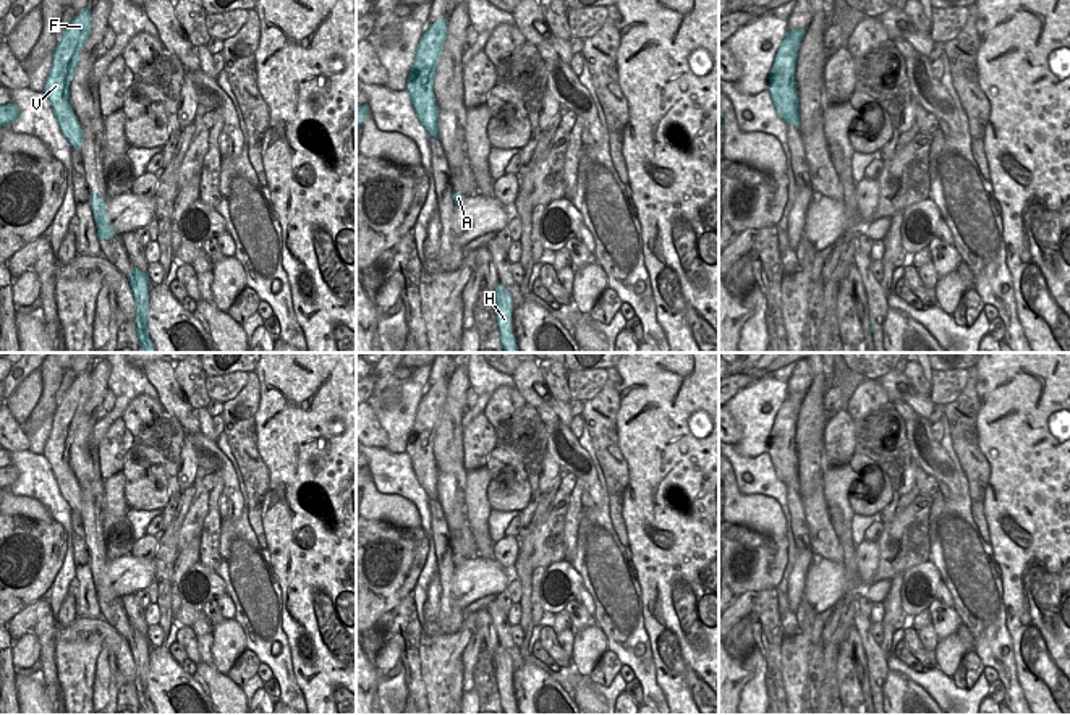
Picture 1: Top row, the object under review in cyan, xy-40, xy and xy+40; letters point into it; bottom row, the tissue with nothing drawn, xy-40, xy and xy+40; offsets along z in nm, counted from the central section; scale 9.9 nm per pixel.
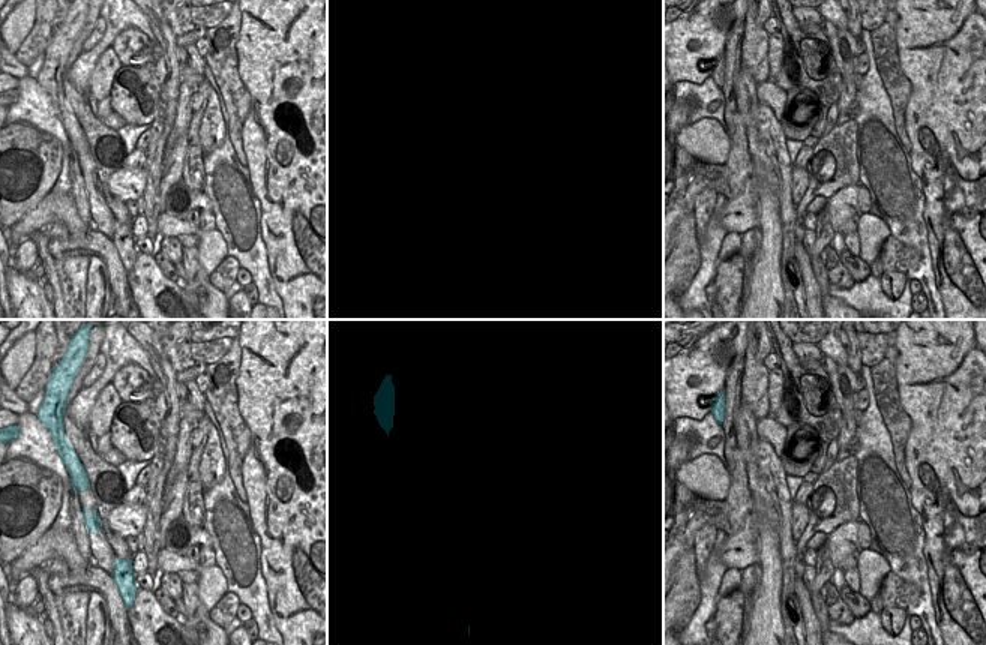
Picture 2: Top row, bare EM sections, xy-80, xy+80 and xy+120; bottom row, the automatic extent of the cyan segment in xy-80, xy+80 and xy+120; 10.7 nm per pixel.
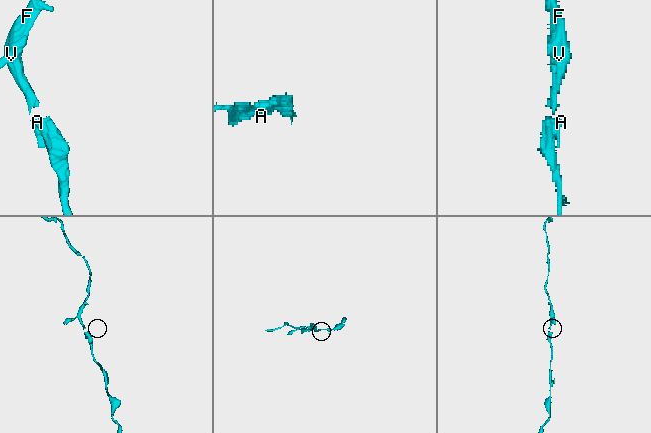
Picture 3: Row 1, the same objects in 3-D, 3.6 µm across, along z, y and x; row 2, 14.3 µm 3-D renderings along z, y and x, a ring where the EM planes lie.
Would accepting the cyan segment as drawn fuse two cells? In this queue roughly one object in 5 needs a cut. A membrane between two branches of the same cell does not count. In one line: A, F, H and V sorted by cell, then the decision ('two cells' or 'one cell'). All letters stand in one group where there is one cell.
A F H V | one cell

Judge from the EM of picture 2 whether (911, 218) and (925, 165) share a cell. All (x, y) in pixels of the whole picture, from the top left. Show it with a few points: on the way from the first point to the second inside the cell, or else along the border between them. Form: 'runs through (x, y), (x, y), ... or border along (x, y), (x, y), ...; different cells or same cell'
border along (908, 153), (911, 170), (922, 185), (923, 215); different cells

